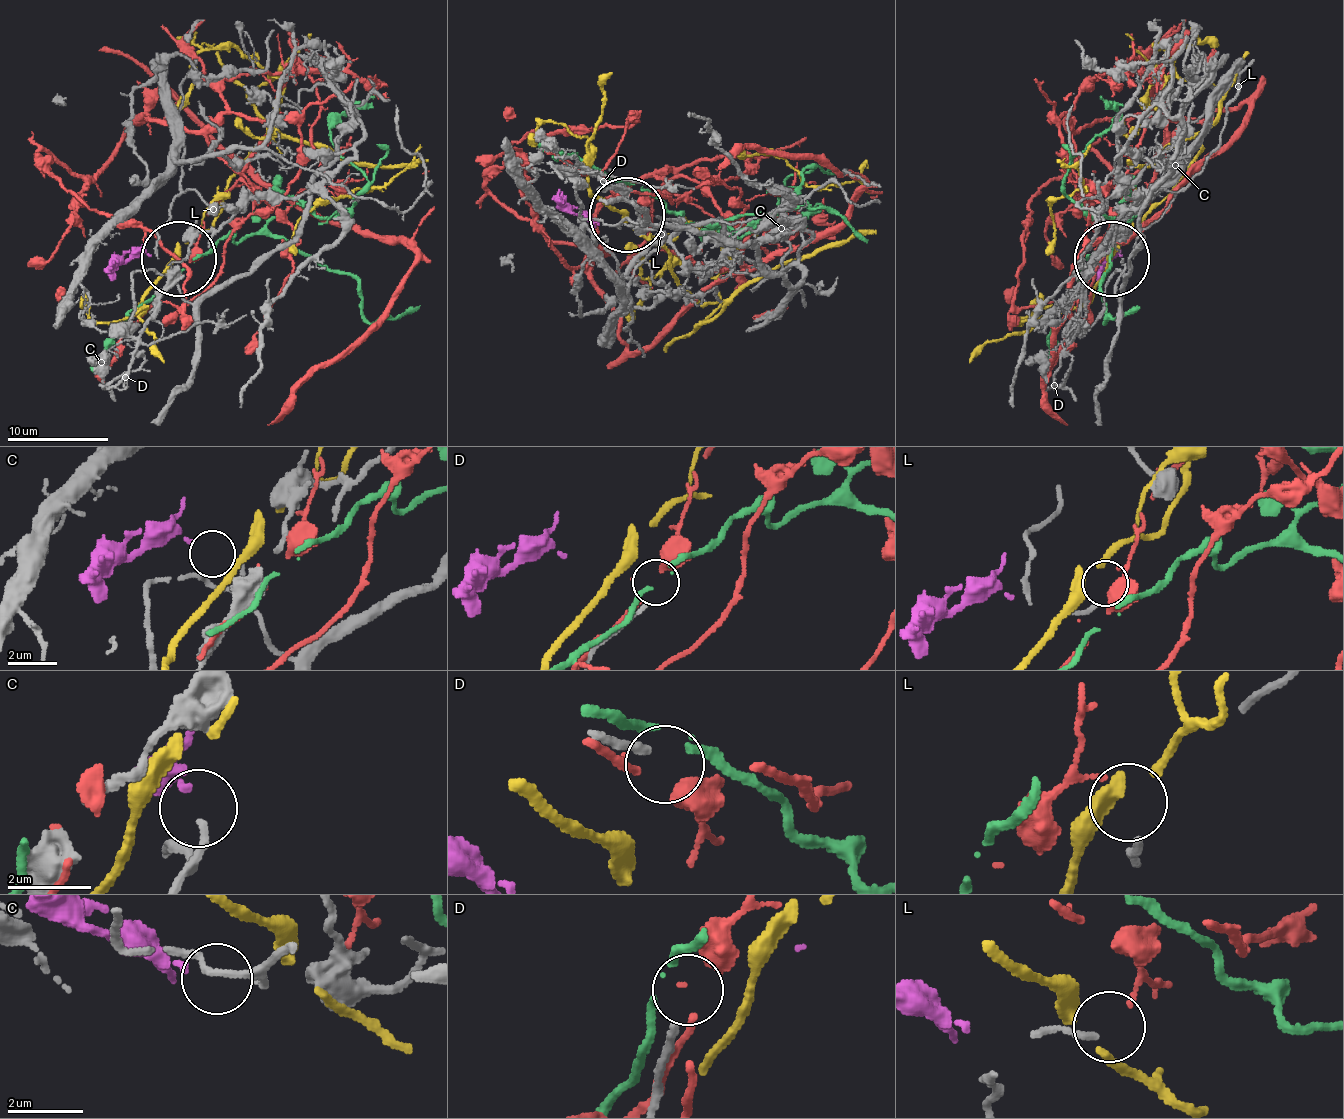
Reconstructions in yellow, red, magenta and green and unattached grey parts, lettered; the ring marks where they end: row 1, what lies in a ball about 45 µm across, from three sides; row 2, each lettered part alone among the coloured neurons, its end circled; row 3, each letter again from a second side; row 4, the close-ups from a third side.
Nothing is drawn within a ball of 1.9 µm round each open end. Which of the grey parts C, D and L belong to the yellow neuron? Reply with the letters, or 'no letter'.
no letter

